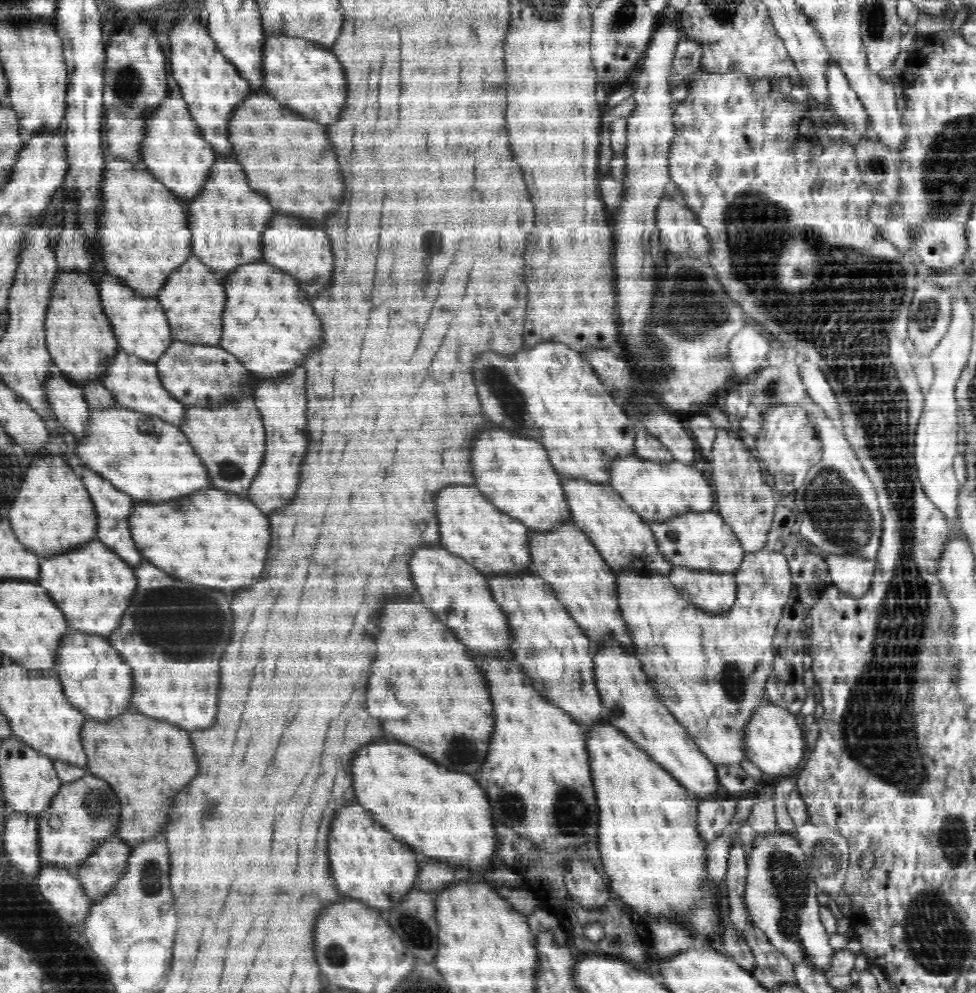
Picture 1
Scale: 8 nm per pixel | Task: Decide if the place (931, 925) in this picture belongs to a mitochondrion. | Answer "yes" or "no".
yes

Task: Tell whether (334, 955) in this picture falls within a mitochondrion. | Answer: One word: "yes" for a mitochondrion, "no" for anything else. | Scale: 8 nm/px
yes

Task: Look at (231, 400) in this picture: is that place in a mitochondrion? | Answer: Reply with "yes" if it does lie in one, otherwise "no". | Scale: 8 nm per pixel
no

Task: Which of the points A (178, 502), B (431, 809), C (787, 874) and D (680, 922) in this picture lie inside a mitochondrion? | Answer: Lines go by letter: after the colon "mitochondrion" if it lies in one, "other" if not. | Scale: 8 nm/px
A: other
B: other
C: mitochondrion
D: other

